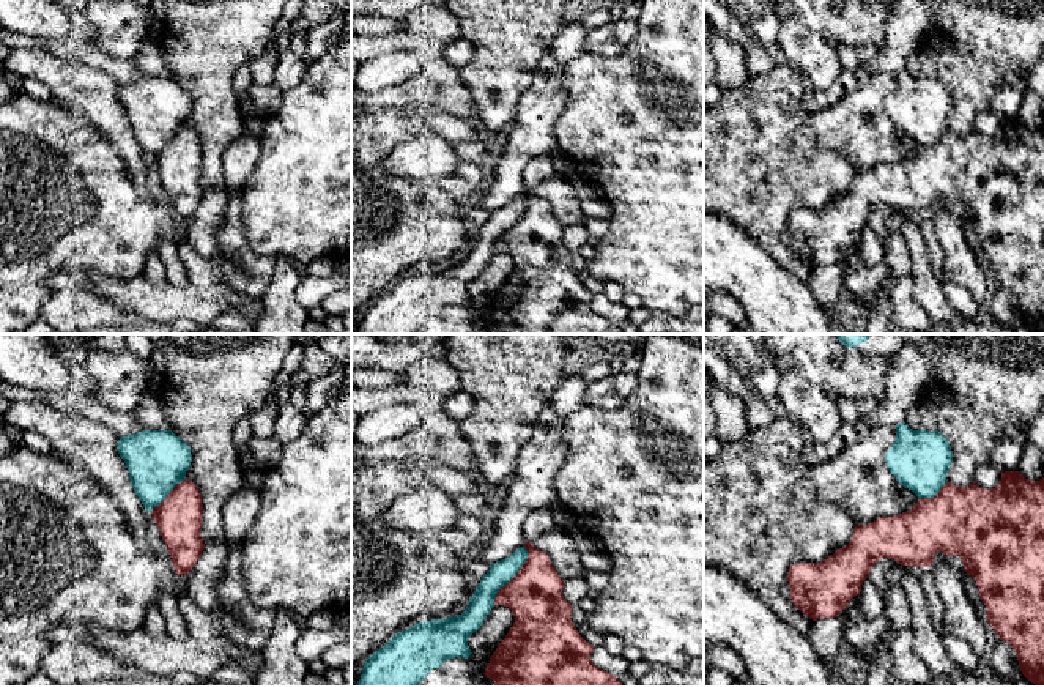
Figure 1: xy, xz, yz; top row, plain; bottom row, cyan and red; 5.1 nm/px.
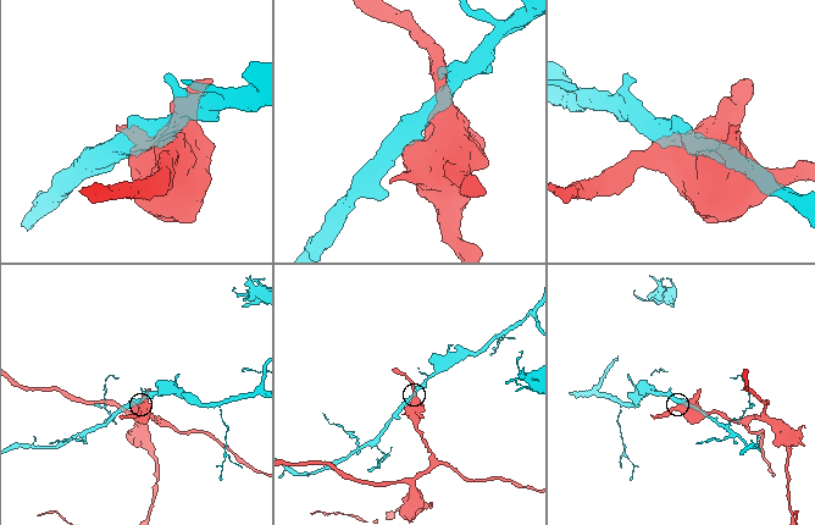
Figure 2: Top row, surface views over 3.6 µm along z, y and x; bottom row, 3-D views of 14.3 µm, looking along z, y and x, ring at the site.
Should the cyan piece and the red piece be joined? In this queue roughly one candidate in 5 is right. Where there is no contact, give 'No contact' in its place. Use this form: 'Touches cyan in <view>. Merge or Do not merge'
Touches cyan in xz. Do not merge

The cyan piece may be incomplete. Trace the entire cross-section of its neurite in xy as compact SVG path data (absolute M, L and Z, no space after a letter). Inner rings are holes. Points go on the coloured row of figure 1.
M142 430L121 436L117 449L146 512L186 479L192 462L191 447L172 430Z

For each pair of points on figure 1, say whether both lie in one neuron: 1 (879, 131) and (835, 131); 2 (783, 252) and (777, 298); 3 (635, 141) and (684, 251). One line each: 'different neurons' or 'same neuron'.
1: same neuron
2: different neurons
3: same neuron

